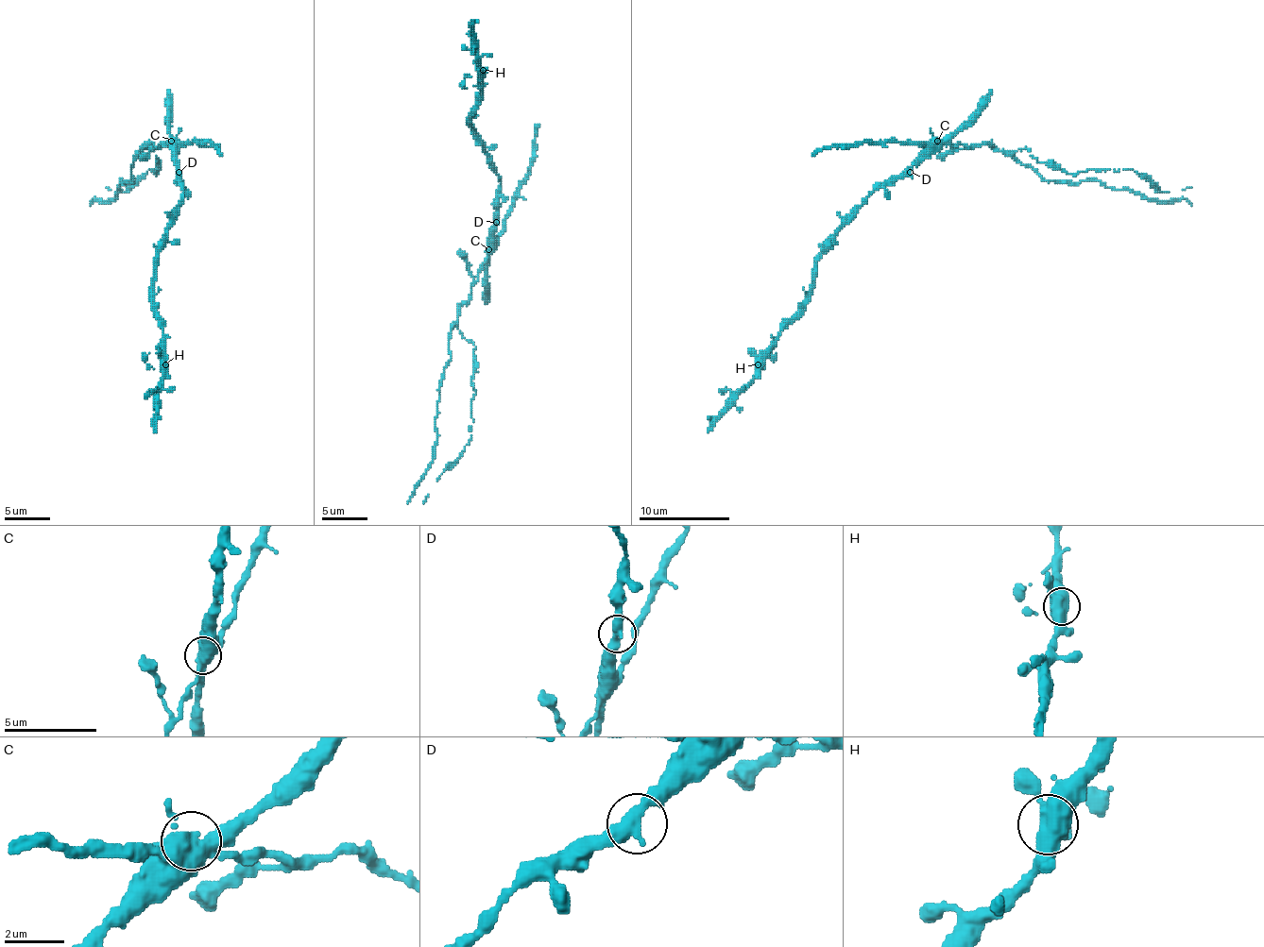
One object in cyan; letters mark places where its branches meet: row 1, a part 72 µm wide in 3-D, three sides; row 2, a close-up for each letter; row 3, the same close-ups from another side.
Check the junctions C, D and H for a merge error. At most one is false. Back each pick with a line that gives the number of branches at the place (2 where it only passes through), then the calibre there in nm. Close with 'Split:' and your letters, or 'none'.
C: 3 branches meet; 480 nm thick
Split: C

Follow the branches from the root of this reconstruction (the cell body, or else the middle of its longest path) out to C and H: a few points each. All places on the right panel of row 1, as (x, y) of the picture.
C: (908, 169), (937, 140)
H: (908, 169), (885, 180), (837, 232), (816, 262), (810, 301), (758, 358), (758, 364)

